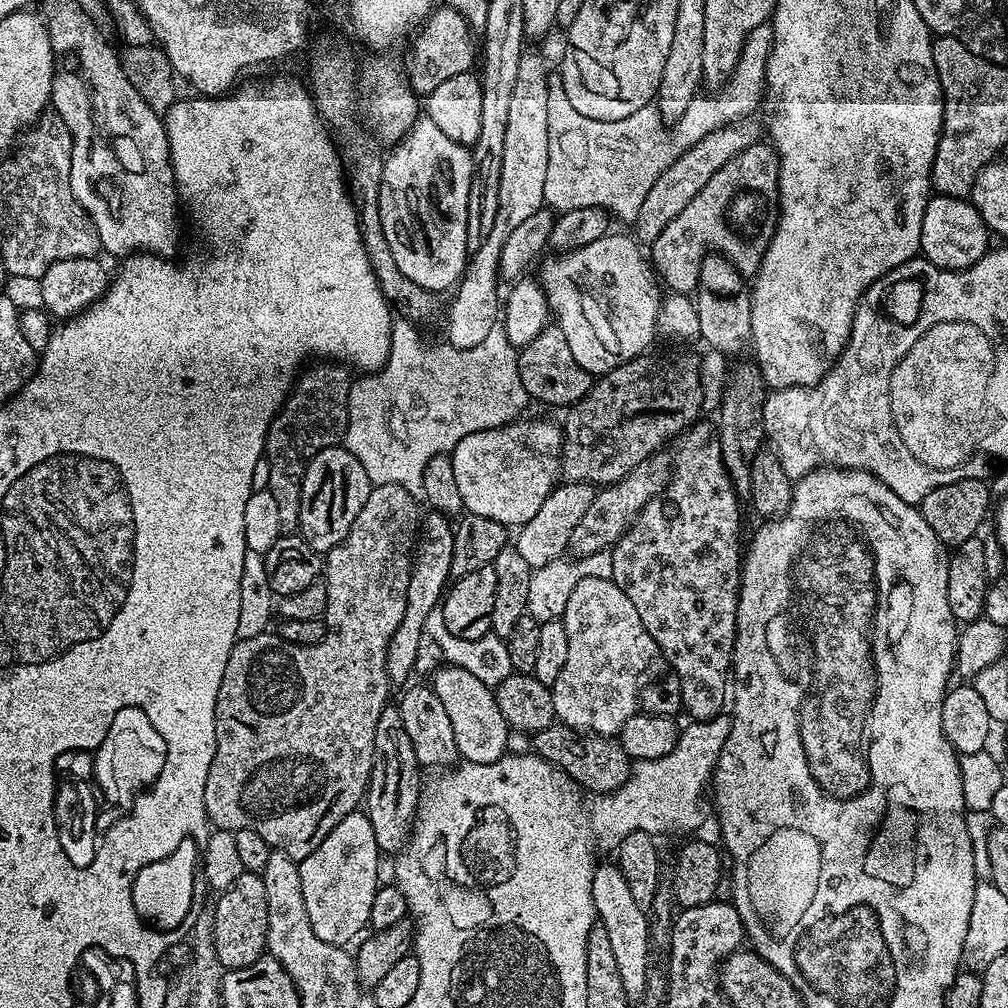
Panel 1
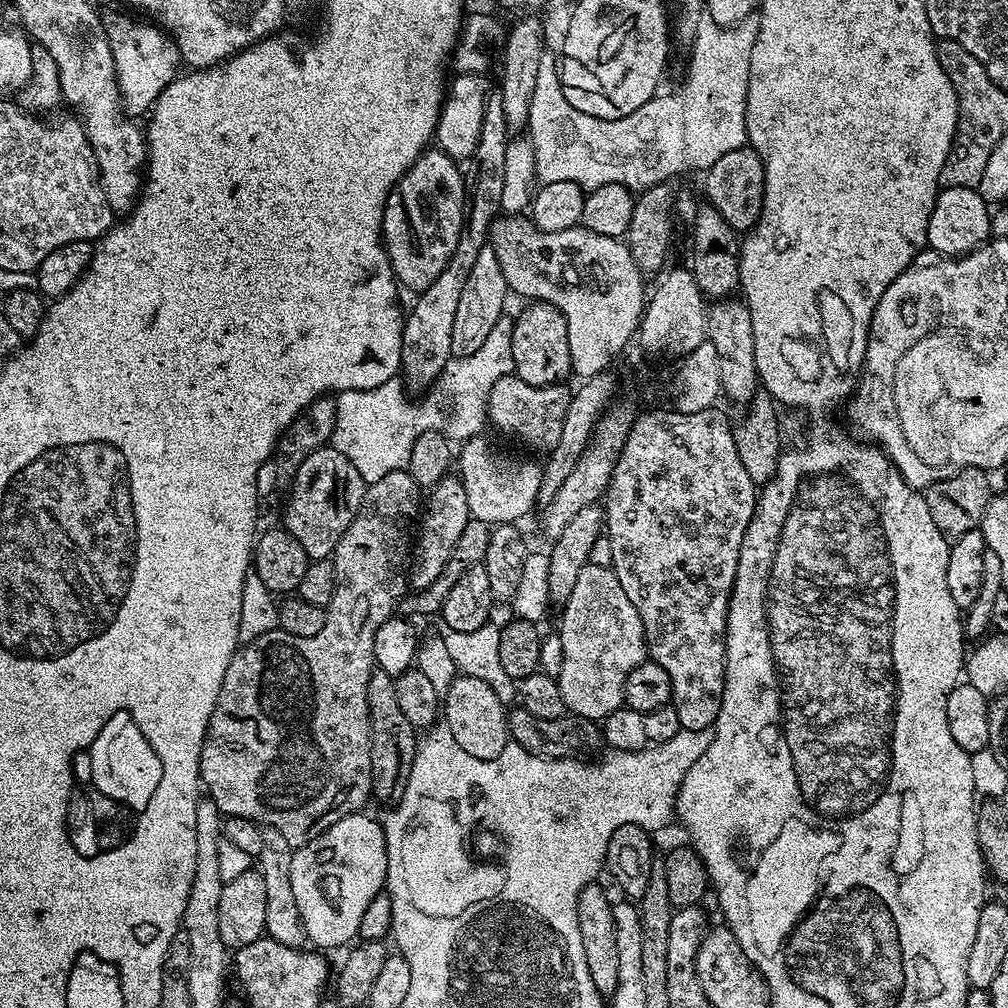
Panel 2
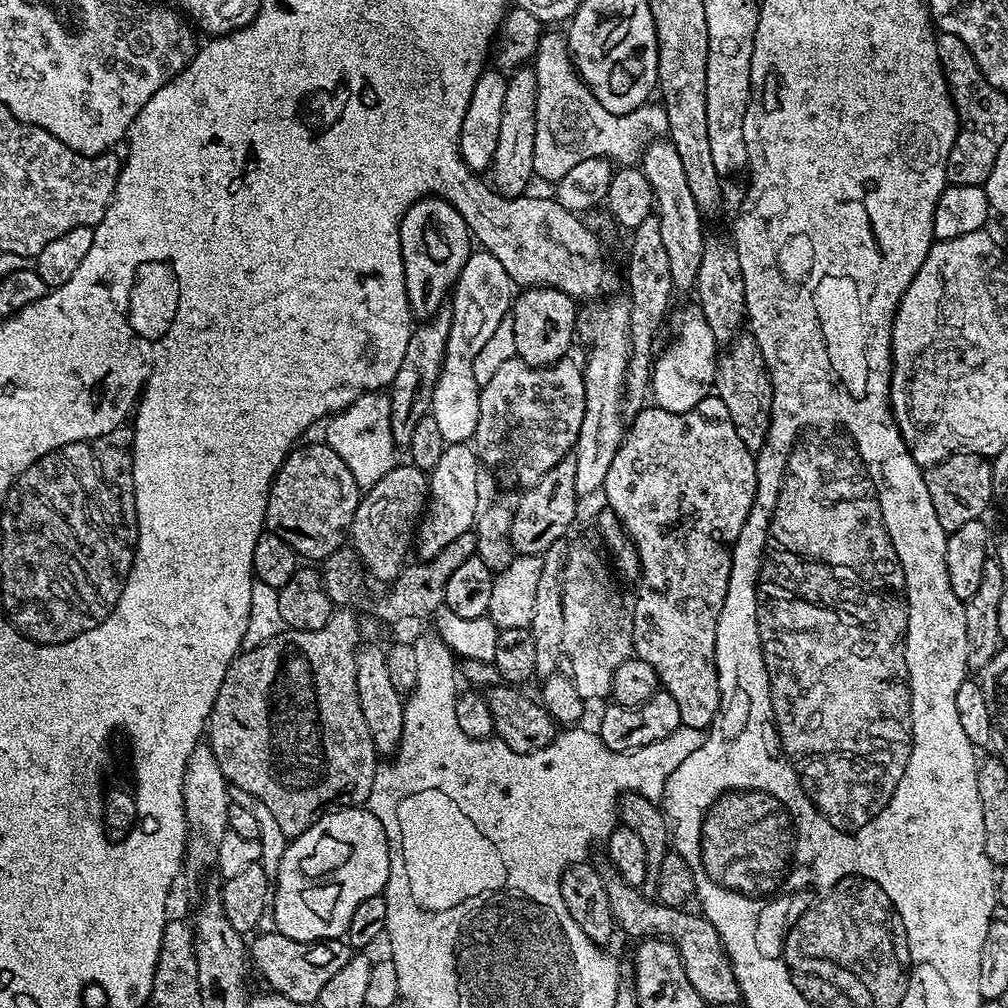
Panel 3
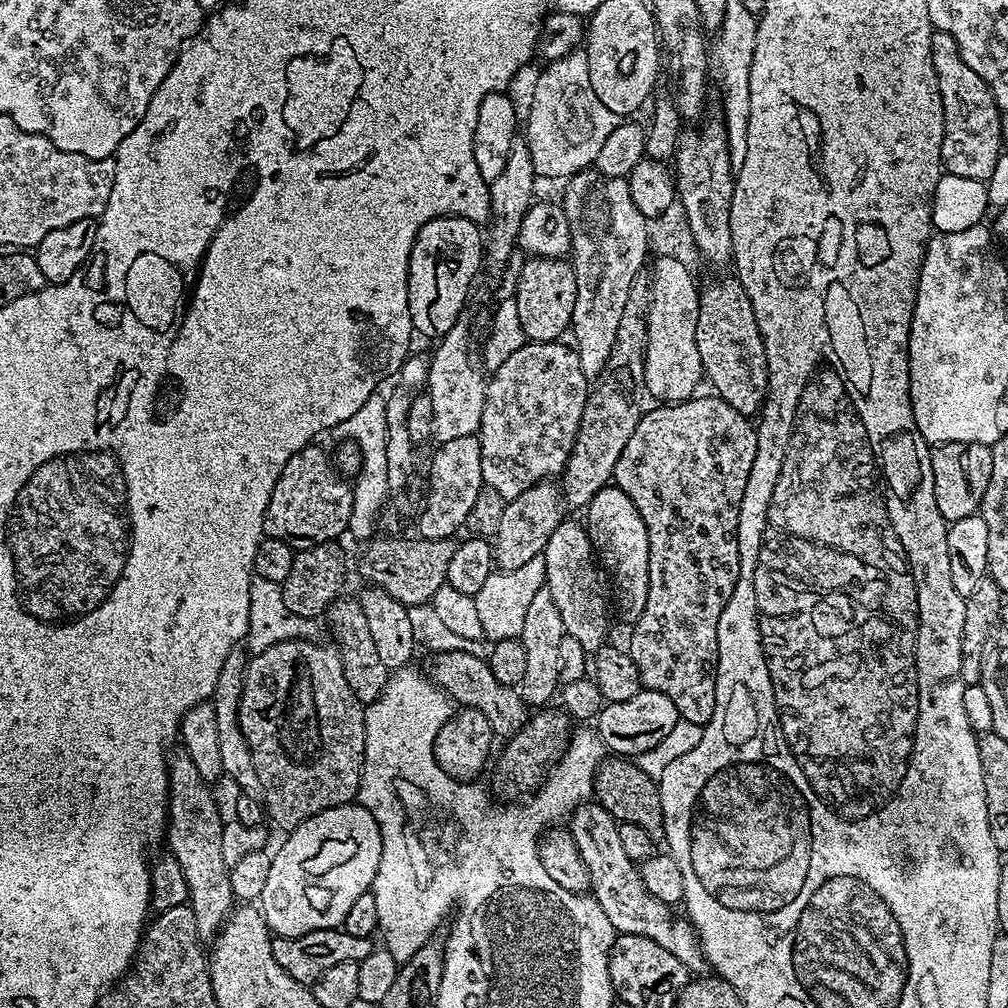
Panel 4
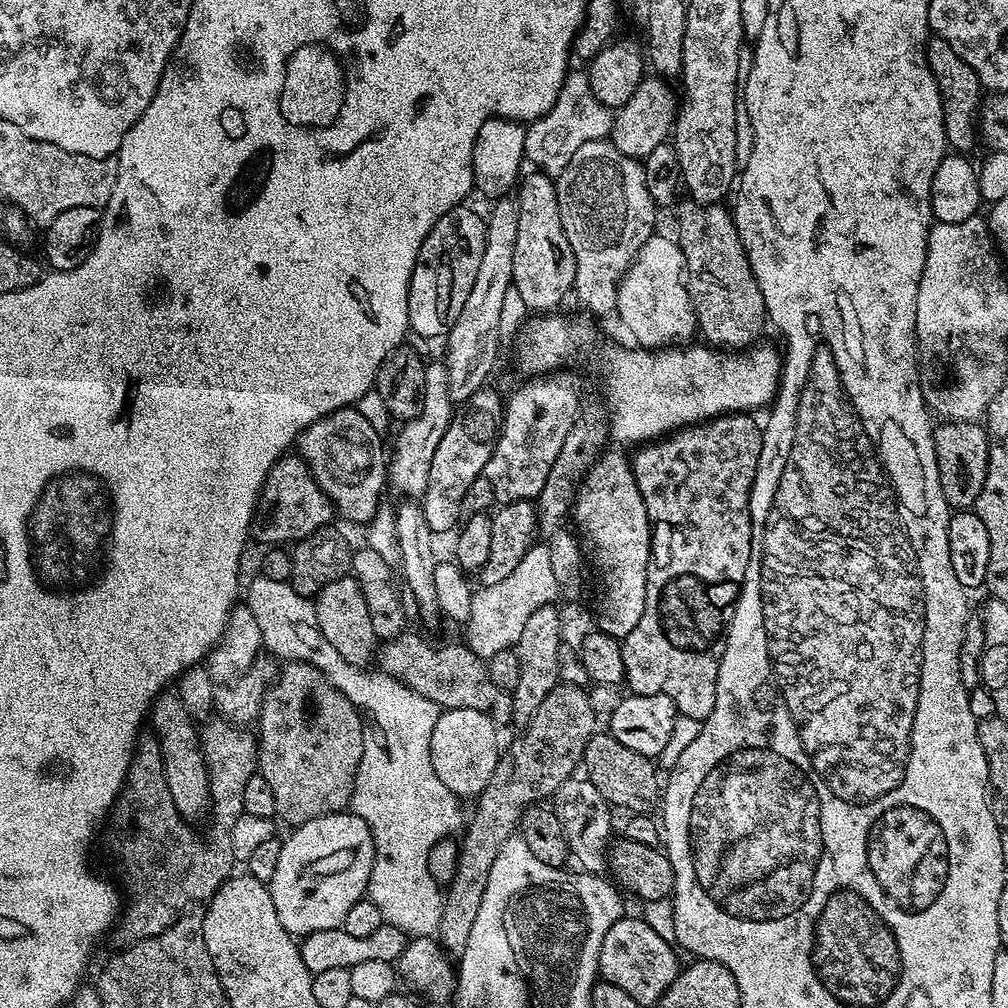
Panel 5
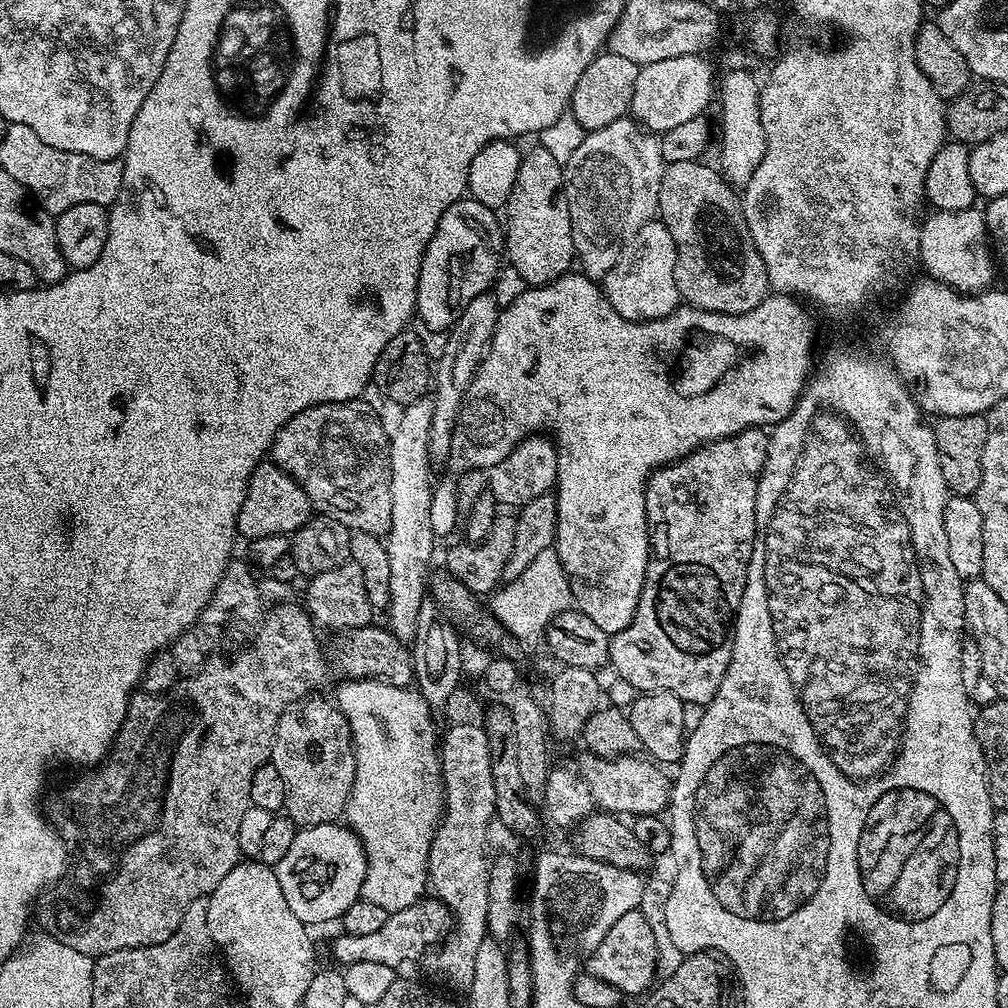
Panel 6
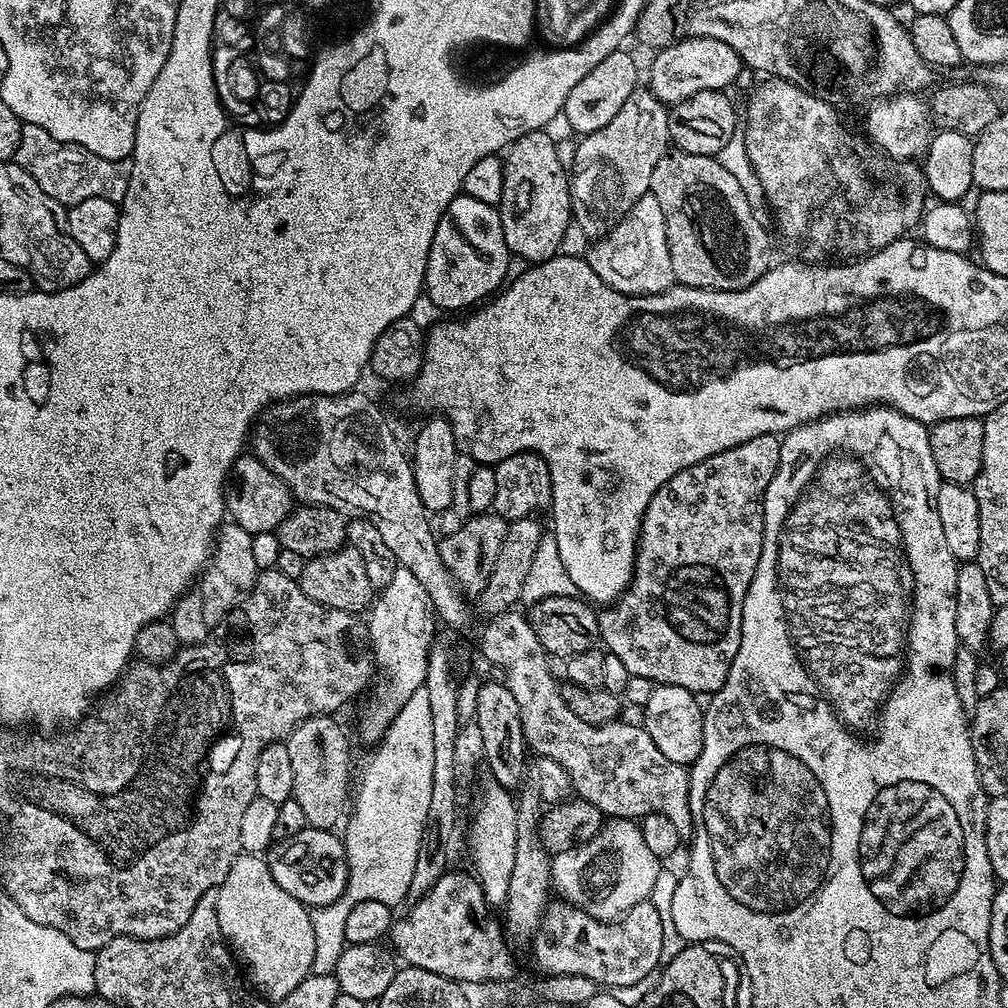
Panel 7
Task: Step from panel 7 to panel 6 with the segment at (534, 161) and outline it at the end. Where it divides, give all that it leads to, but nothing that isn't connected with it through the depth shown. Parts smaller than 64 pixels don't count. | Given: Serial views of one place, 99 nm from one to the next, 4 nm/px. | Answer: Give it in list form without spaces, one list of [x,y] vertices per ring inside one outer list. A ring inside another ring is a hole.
[[[533,146],[529,152],[525,151],[521,155],[518,178],[514,178],[514,190],[510,190],[510,198],[506,205],[507,212],[506,260],[514,270],[518,270],[518,274],[522,274],[525,285],[549,284],[573,267],[576,260],[576,247],[572,241],[570,210],[564,193],[564,169],[551,156],[550,150]]]

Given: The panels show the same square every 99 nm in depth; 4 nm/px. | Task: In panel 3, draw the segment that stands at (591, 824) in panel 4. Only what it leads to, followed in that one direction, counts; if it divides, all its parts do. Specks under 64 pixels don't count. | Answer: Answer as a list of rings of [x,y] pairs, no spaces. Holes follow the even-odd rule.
[[[615,874],[605,879],[605,886],[615,927],[619,931],[621,928],[628,936],[636,936],[635,938],[670,941],[682,958],[682,966],[686,970],[686,978],[690,978],[690,986],[698,990],[705,1005],[732,1004],[740,1000],[738,978],[734,978],[732,963],[726,954],[722,938],[703,914],[688,912],[684,908],[667,908],[665,904],[653,902],[641,889],[630,886],[621,876]]]

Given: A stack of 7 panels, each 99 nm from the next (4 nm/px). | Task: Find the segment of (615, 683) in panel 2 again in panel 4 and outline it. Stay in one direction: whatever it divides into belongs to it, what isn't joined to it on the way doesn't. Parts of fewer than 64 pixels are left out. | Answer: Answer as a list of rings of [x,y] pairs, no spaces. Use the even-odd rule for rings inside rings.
[[[561,519],[554,534],[550,534],[550,542],[546,542],[542,555],[546,562],[544,583],[550,590],[550,598],[554,598],[554,606],[558,606],[558,614],[562,614],[565,633],[589,650],[601,647],[605,643],[604,635],[608,632],[608,600],[600,589],[602,572],[592,551],[592,540],[588,536],[587,527],[581,521],[579,524],[576,520]]]

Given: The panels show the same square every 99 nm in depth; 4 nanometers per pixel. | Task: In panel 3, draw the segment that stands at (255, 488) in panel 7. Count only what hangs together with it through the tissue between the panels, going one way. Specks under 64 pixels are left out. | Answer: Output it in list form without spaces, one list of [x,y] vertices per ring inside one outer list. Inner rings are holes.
[[[317,442],[300,447],[293,447],[272,479],[264,522],[267,531],[288,543],[297,557],[322,562],[345,547],[362,490],[354,482],[354,474],[350,474],[346,462],[334,454],[330,445]]]

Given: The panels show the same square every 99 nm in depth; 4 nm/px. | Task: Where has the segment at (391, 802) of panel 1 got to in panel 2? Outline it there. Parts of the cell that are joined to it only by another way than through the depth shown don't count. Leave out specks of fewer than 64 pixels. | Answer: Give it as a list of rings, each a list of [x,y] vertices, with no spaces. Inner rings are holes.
[[[375,671],[370,678],[370,686],[366,686],[366,702],[370,718],[370,762],[372,763],[372,796],[375,799],[395,802],[402,798],[410,778],[410,766],[414,762],[417,737],[410,722],[406,722],[406,714],[398,707],[396,682],[393,677],[382,671]]]

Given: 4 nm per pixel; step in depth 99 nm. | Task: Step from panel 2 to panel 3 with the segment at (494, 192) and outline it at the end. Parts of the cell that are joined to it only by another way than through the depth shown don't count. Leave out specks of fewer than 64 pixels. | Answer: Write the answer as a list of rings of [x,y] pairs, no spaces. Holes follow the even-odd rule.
[[[445,306],[436,311],[429,320],[417,323],[406,345],[406,354],[402,357],[402,366],[394,374],[387,393],[390,402],[390,432],[394,434],[397,449],[407,450],[410,446],[410,434],[414,434],[416,423],[432,411],[434,386],[442,371],[442,362],[446,354],[446,338],[450,338],[451,307]]]

